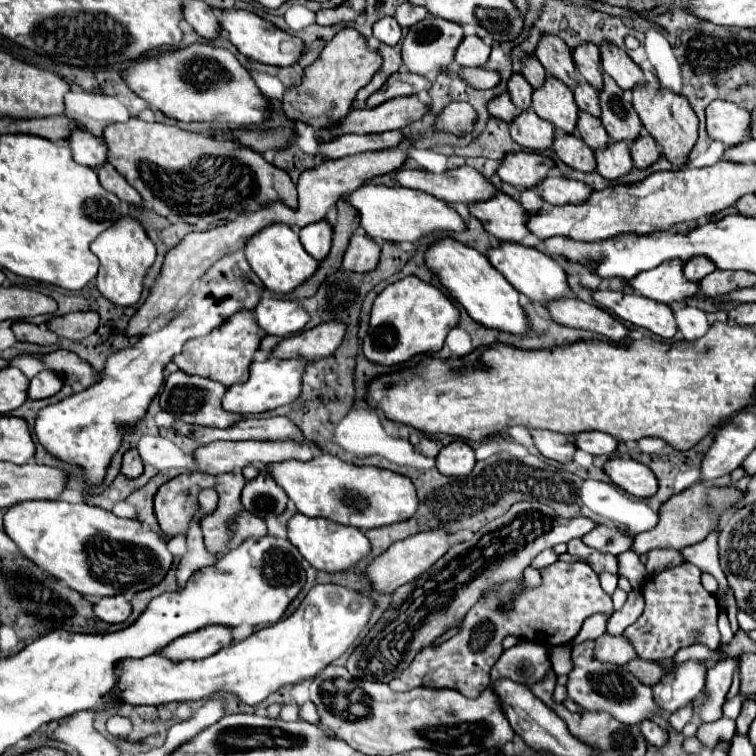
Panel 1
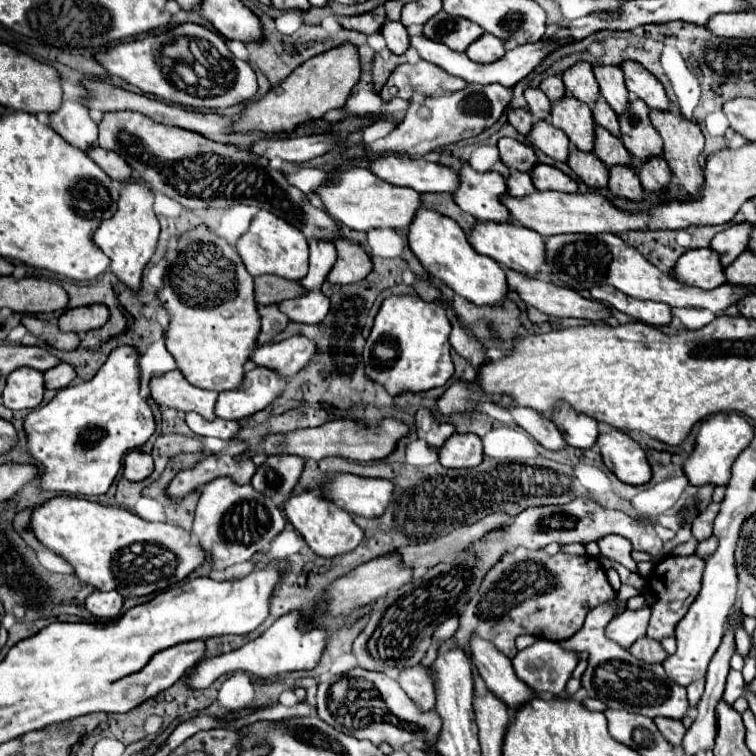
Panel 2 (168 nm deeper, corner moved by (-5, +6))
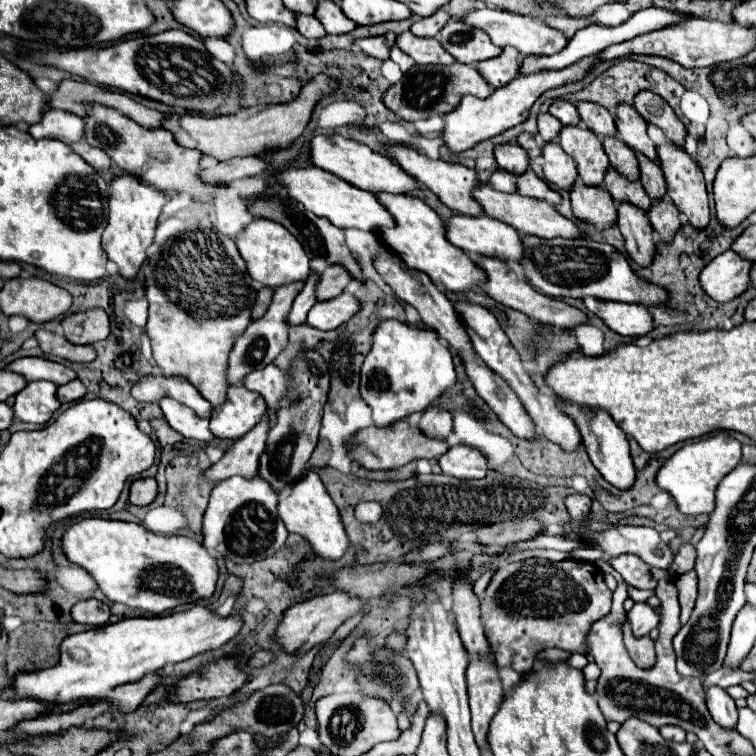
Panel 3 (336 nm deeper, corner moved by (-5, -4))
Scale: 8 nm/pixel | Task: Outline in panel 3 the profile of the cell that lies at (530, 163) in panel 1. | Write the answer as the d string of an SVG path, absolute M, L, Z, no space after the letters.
M519 144L497 146L495 148L495 160L503 170L507 170L515 176L521 176L529 168L529 156Z

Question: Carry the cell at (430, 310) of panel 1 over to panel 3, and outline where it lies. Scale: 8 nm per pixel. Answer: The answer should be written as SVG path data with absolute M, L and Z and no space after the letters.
M383 320L373 334L373 348L363 362L359 390L373 410L375 426L389 426L407 414L423 412L455 382L453 356L435 330L409 326L399 320Z

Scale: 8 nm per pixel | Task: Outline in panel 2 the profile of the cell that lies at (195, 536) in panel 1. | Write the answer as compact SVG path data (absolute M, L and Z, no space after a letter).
M217 478L203 486L195 512L193 534L199 538L203 550L213 556L213 570L225 570L237 562L251 560L261 552L281 530L285 518L279 506L257 492L251 484L237 484L233 478Z

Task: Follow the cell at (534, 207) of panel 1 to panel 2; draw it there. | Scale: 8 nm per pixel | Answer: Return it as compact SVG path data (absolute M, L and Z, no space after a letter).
M511 172L509 178L505 180L507 182L507 192L517 196L517 198L523 198L525 194L533 194L533 182L531 182L531 176L527 172Z

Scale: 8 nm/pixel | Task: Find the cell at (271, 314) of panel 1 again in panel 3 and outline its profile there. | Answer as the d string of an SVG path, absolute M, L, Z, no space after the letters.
M343 292L333 300L317 302L307 316L307 324L317 330L333 330L341 326L345 320L349 320L357 312L359 304L353 294Z

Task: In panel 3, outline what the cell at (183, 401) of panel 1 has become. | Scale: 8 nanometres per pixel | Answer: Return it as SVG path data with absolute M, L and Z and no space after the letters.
M145 376L133 386L133 398L139 402L159 402L161 398L177 400L191 408L197 416L209 418L213 406L183 378L167 378L167 376Z

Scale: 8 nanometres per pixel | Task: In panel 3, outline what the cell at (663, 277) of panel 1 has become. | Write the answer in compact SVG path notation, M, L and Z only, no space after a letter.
M727 250L701 270L699 284L713 300L731 302L749 286L749 270L751 262Z

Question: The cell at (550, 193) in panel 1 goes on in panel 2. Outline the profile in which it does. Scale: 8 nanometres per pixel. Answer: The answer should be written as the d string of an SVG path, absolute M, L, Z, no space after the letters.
M537 164L531 172L533 186L537 190L557 190L557 192L577 192L577 182L573 182L567 174L561 170L547 166L547 164Z

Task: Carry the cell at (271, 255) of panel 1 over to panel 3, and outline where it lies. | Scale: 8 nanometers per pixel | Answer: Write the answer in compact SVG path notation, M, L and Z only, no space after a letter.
M255 218L239 236L237 236L237 248L247 262L247 272L253 280L261 282L269 288L279 288L293 282L303 282L309 276L309 258L303 252L303 246L297 238L293 238L281 224L267 220L267 218Z

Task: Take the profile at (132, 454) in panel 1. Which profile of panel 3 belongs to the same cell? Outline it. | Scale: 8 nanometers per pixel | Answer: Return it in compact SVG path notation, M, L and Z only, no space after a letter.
M137 478L131 482L129 502L135 506L147 506L149 502L153 502L155 494L157 494L155 478Z

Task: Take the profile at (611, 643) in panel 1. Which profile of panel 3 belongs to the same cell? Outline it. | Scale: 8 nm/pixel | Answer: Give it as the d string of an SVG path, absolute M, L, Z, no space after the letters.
M639 602L633 606L631 612L627 612L627 618L629 618L629 624L631 624L631 630L633 630L633 636L635 638L641 638L645 634L649 634L653 628L657 628L659 624L659 616L655 614L655 610L645 604L645 602Z

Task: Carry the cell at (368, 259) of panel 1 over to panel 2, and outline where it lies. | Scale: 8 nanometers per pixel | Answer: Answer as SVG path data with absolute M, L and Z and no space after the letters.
M345 238L335 240L335 248L337 248L337 262L333 264L331 272L327 274L327 282L331 284L353 284L363 280L369 270L373 268L371 258L367 256L367 252L357 246L351 244Z

